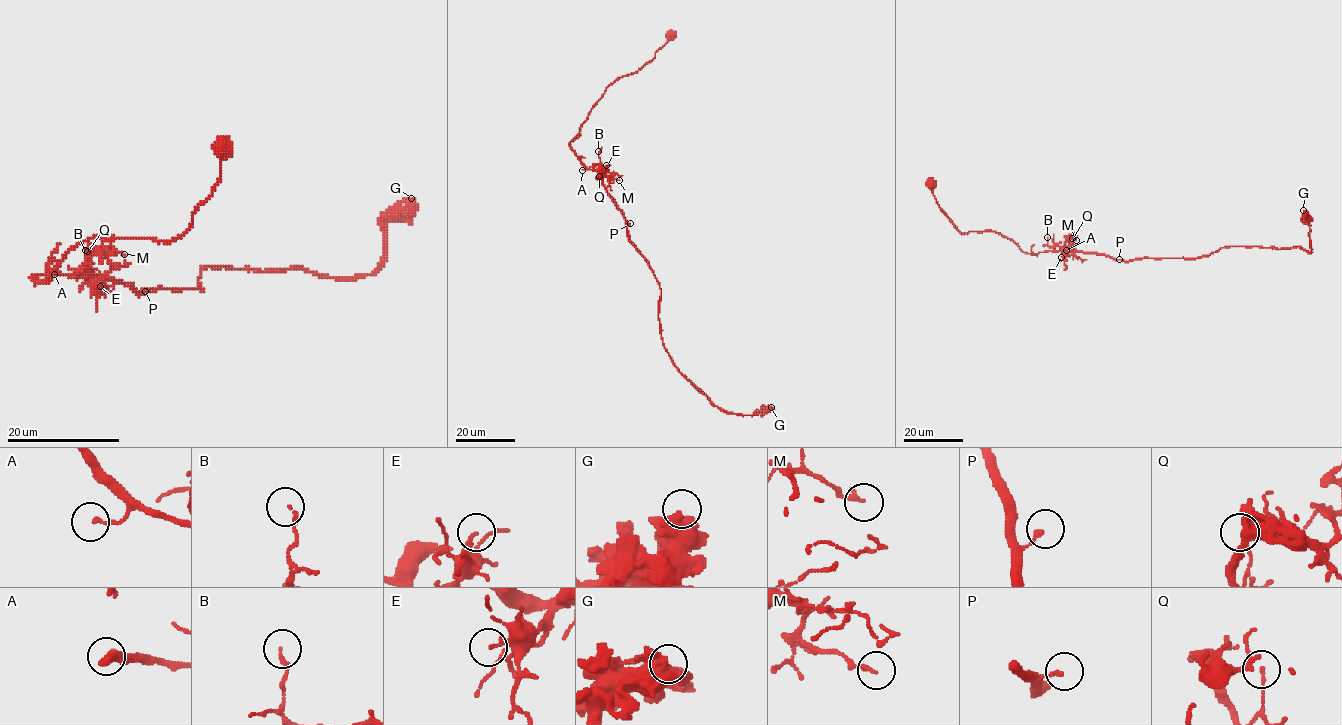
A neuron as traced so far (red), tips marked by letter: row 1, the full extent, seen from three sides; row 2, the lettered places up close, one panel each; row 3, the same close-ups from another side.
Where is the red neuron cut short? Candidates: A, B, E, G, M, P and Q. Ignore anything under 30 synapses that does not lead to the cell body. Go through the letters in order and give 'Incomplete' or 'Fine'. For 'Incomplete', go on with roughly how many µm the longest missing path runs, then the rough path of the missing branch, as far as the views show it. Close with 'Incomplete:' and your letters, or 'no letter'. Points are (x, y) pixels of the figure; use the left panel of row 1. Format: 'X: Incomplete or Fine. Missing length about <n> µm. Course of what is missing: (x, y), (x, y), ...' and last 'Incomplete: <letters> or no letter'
A: Fine
B: Fine
E: Fine
G: Fine
M: Fine
P: Fine
Q: Fine
Incomplete: no letter

